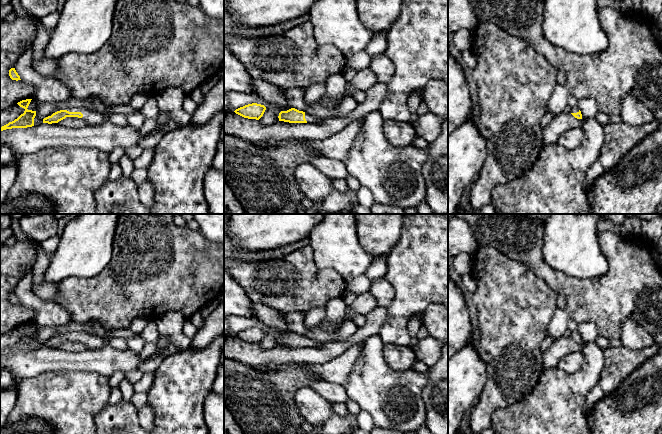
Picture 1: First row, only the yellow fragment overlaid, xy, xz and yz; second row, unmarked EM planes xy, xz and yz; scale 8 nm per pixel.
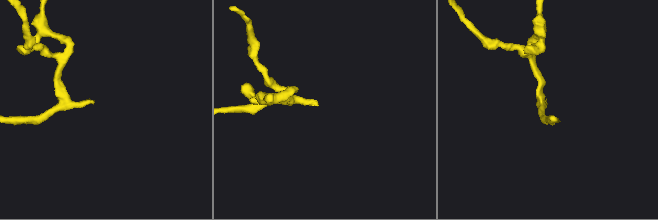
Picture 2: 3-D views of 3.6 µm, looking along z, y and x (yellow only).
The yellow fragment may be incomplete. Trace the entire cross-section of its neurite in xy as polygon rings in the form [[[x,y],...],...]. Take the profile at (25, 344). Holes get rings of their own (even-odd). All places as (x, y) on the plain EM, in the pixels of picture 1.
[[[26,323],[18,326],[17,328],[24,332],[25,335],[17,343],[0,352],[0,356],[6,353],[12,352],[27,352],[34,350],[34,342],[36,340],[36,335],[28,334],[28,330],[32,323]]]

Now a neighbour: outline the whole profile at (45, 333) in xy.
[[[96,321],[88,322],[70,322],[62,326],[42,326],[39,328],[34,342],[34,350],[43,347],[43,343],[51,340],[53,337],[66,334],[67,332],[83,331],[86,326],[99,324]]]

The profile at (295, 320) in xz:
[[[294,312],[283,315],[284,320],[290,326],[292,331],[299,335],[321,342],[336,341],[339,336],[339,330],[335,332],[308,332],[303,326],[303,320],[306,313]]]

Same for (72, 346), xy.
[[[66,341],[65,343],[59,345],[56,348],[73,353],[83,352],[87,349],[82,342],[78,341]]]

